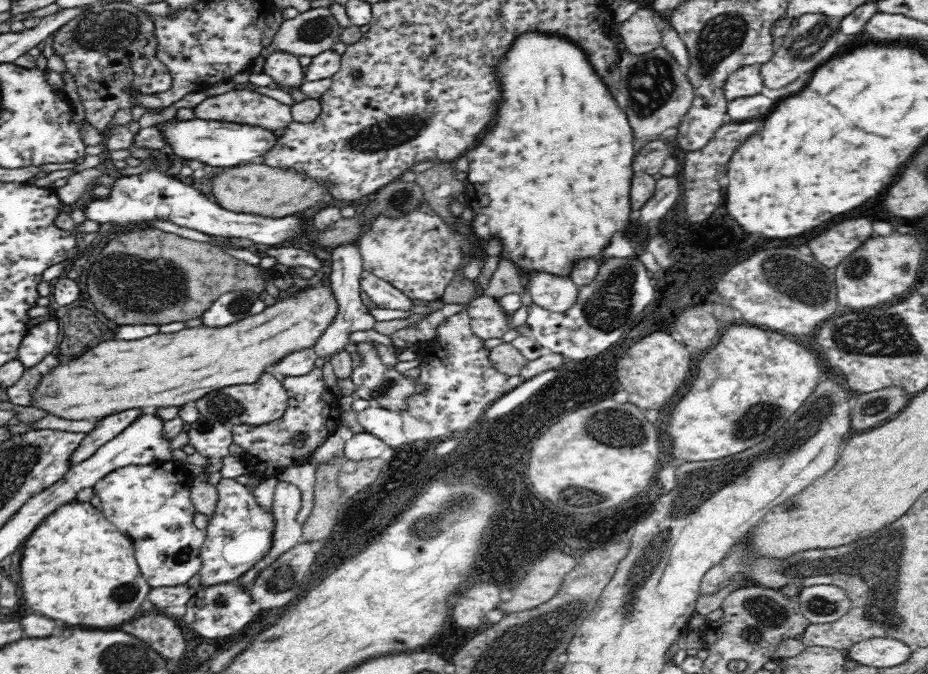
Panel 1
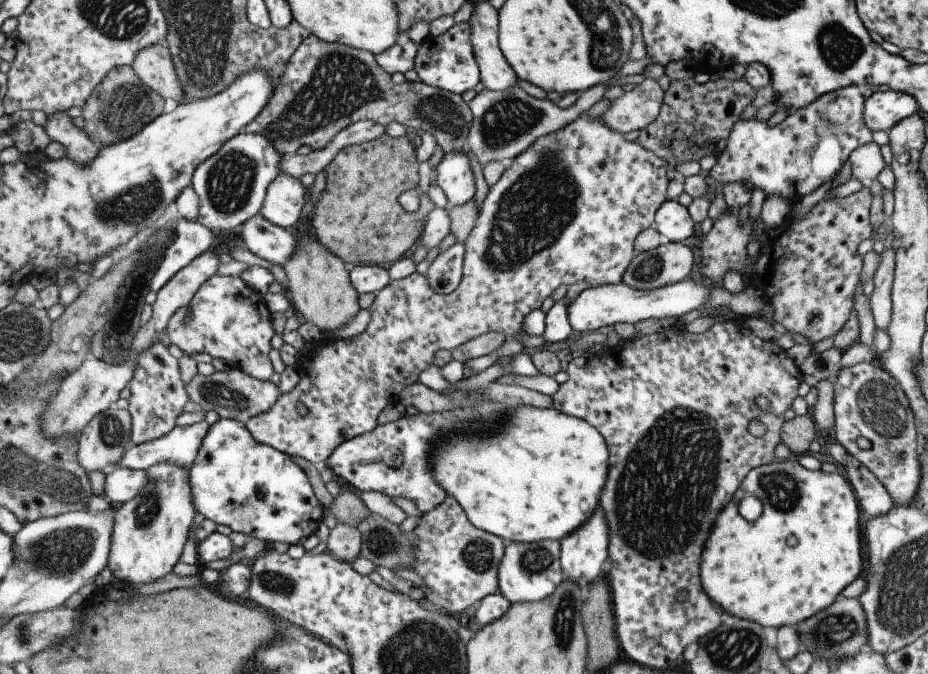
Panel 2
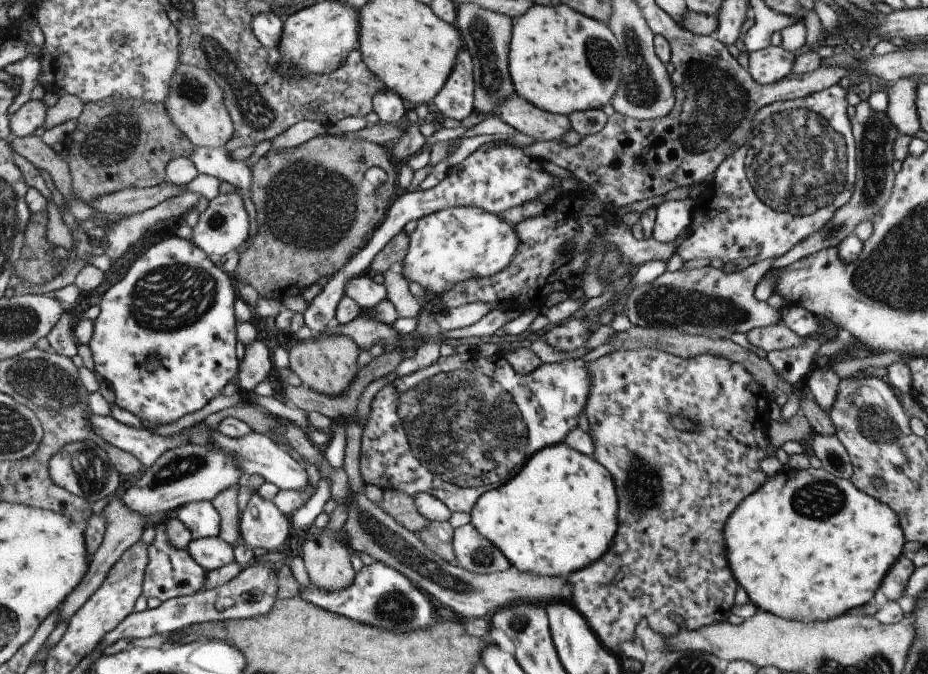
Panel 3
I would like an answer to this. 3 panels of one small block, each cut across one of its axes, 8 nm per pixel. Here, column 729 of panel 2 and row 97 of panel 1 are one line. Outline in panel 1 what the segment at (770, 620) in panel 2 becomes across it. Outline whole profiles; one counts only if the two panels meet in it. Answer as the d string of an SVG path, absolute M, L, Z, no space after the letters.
M526 32L520 34L512 49L506 57L496 65L496 79L502 85L502 102L498 106L498 122L494 128L484 136L480 137L477 145L465 152L469 162L469 171L466 182L462 185L465 192L466 203L471 209L473 219L466 223L470 234L476 240L478 254L470 256L467 265L463 268L464 277L474 280L479 274L484 264L486 264L485 248L492 238L498 238L502 244L500 259L509 260L516 266L526 278L530 272L547 272L562 278L568 278L574 266L574 260L586 260L586 258L596 258L612 240L616 232L628 232L632 234L632 222L630 222L630 184L632 184L632 160L634 160L634 136L628 124L626 114L618 108L614 102L612 94L604 86L600 76L590 65L586 53L574 45L573 40L556 36L555 34L540 34L539 32Z

